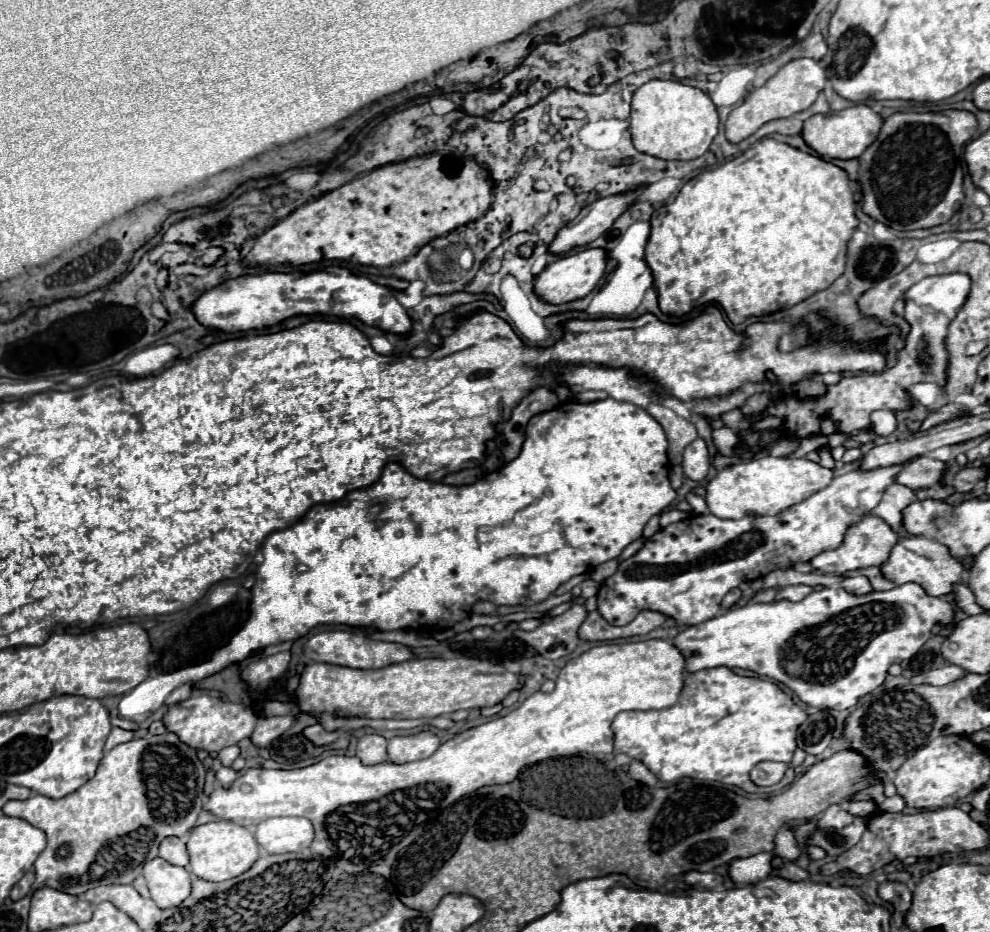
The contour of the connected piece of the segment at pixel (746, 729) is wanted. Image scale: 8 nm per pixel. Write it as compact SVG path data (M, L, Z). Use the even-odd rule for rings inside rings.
M727 667L701 669L685 677L685 687L677 705L659 711L623 711L613 721L615 733L615 751L627 753L633 759L639 759L645 767L655 773L662 782L677 783L684 777L703 781L719 781L725 785L741 787L747 793L777 793L787 787L795 773L789 767L785 777L773 787L757 787L749 779L749 771L761 761L783 761L791 763L793 751L797 749L795 735L797 727L807 719L807 713L775 683L763 681L757 677L739 677Z

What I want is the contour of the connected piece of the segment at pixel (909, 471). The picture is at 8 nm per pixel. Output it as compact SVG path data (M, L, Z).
M927 455L915 457L907 463L907 467L897 475L897 483L909 489L929 489L941 481L945 475L945 463L931 459Z

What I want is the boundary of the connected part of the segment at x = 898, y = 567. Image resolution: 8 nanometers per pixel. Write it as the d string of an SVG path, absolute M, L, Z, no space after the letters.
M911 537L911 539L901 539L897 543L897 547L893 547L889 561L885 565L881 565L883 575L893 581L895 585L903 585L903 583L919 583L921 587L925 587L925 591L933 597L943 597L943 595L951 595L953 587L957 583L961 583L961 575L963 575L963 565L949 553L949 549L935 541L935 539L927 539L927 537Z

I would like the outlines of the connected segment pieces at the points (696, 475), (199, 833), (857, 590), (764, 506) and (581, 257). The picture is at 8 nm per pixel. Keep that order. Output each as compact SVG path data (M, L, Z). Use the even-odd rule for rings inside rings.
M695 439L685 447L683 453L683 473L693 479L693 481L703 481L709 473L711 461L709 461L709 451L703 439Z
M211 821L195 827L187 839L191 873L205 881L227 881L245 873L261 855L253 833L233 821Z
M863 575L843 579L843 581L841 581L841 587L843 587L845 591L853 593L853 595L865 595L865 593L871 593L871 591L873 591L873 587L871 587L869 579L867 579L867 577L863 577Z
M763 457L751 463L731 465L707 483L705 501L709 511L721 519L741 519L745 515L779 515L781 511L805 501L833 481L833 469L825 469L809 459Z
M583 249L575 255L567 255L553 261L551 265L543 269L541 275L537 275L535 285L533 285L535 295L549 305L563 305L563 303L571 303L571 301L587 297L605 273L605 259L607 255L603 249Z

